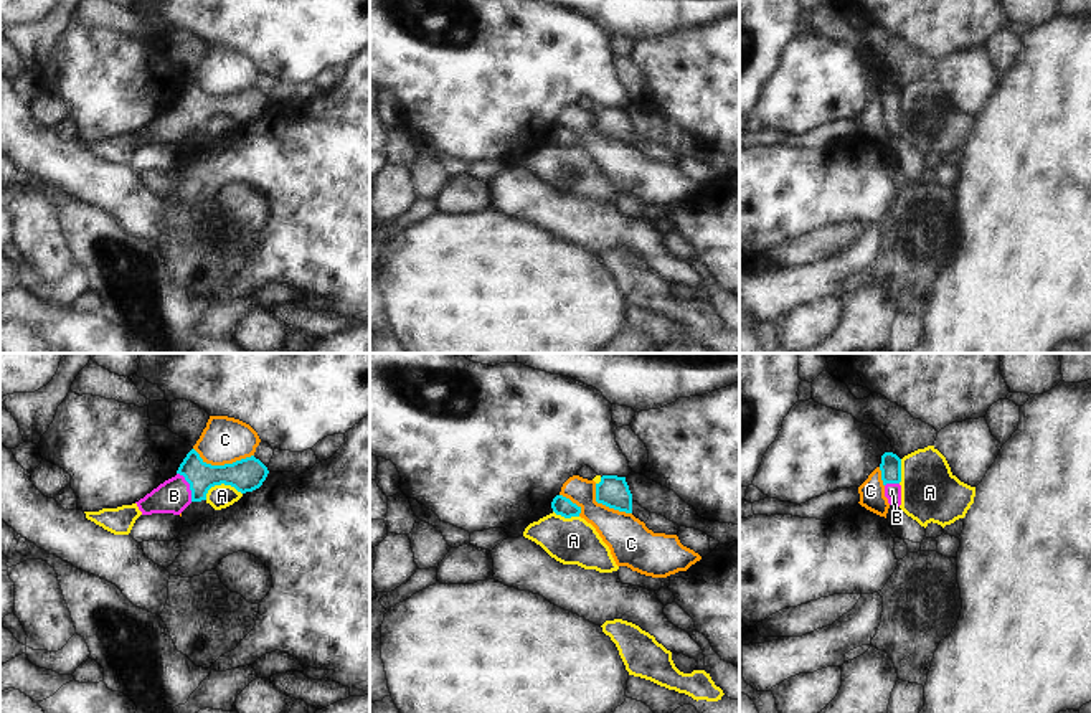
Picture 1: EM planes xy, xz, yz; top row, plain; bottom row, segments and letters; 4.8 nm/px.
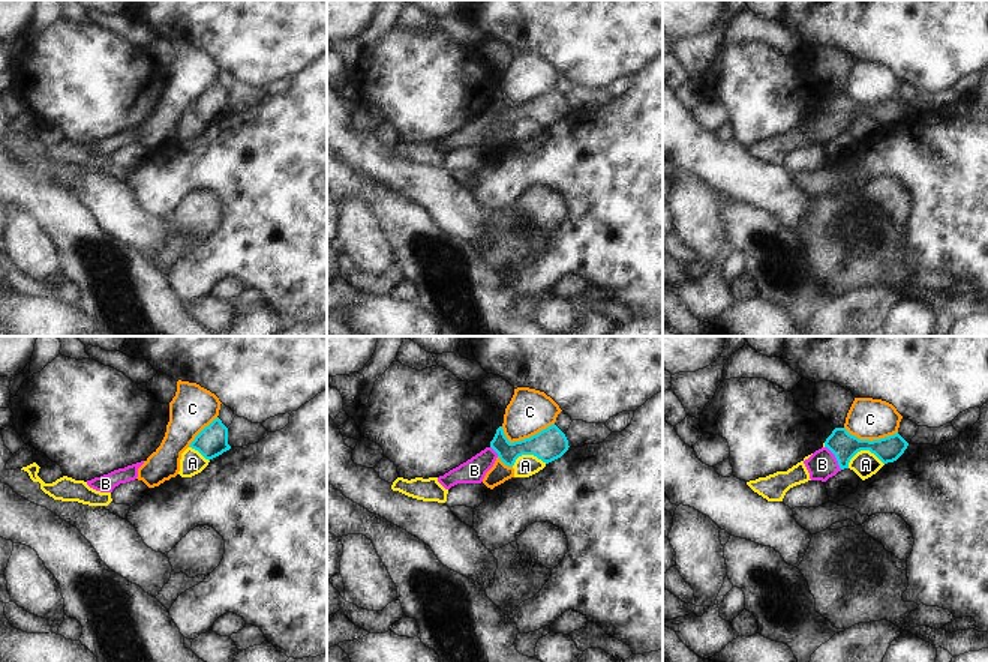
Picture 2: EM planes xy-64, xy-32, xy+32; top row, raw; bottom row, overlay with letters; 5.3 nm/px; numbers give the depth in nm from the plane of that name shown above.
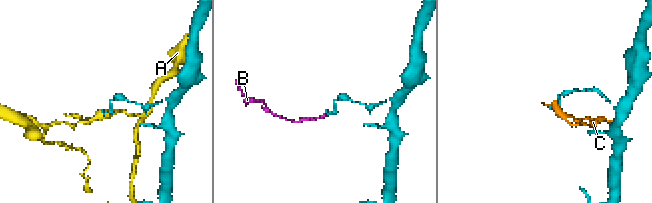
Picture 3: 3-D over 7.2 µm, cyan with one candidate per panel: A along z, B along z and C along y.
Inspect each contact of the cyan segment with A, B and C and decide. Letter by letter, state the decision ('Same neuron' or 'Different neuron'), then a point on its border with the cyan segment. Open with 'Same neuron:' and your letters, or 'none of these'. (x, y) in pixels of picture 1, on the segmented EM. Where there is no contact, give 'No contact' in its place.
Same neuron: B
A: Different neuron. Touches cyan at xy (220, 484)
B: Same neuron. Touches cyan at xy (190, 486)
C: Different neuron. Touches cyan at xy (225, 464).

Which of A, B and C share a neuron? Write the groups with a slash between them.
A / B / C

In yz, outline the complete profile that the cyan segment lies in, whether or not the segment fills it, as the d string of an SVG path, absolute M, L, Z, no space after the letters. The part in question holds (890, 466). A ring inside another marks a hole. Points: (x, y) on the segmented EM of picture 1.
M885 452L881 456L881 480L885 485L885 497L890 505L901 505L901 459L893 452Z

